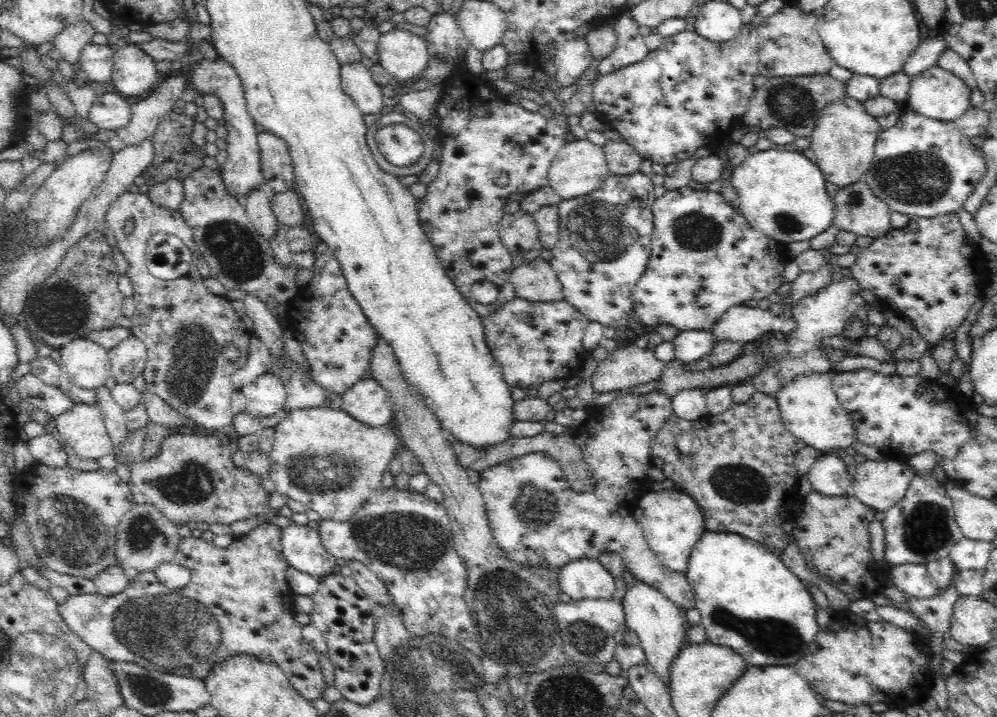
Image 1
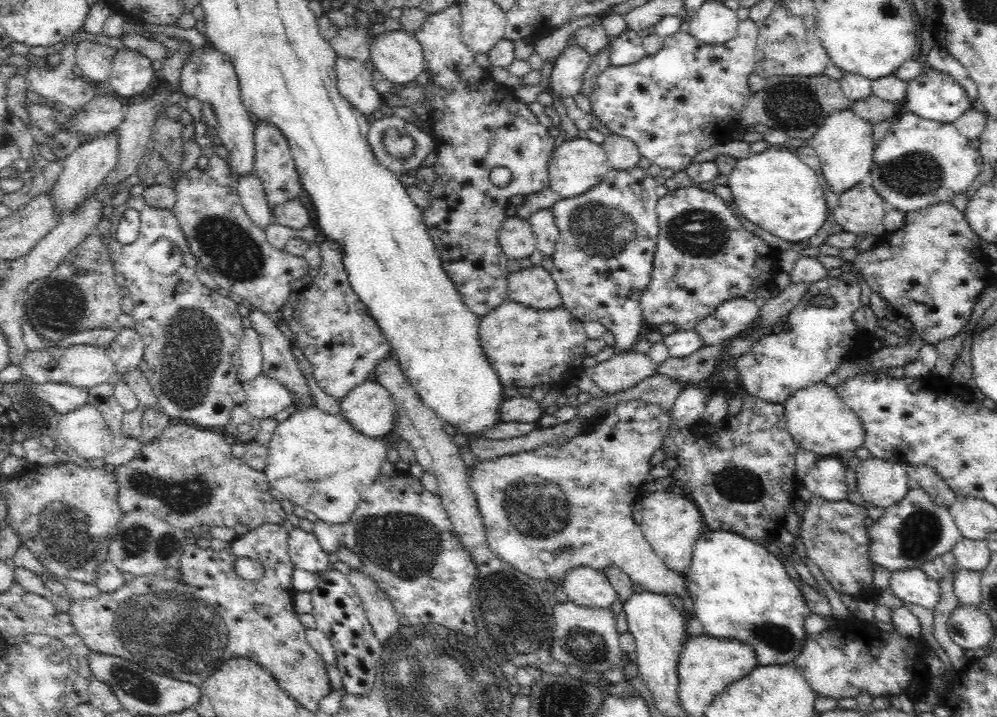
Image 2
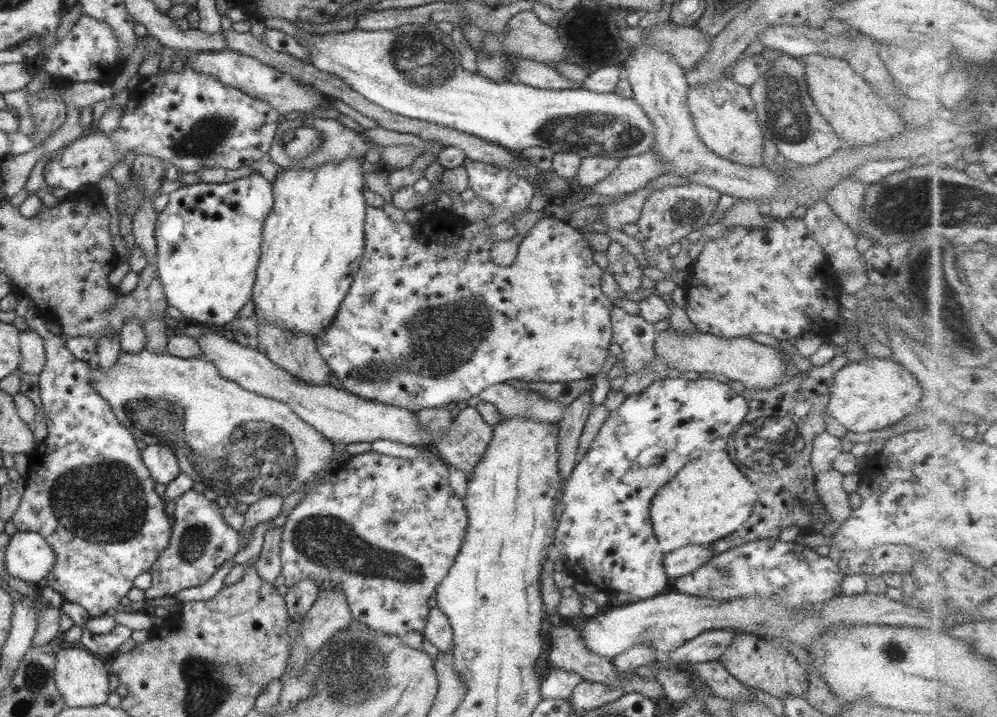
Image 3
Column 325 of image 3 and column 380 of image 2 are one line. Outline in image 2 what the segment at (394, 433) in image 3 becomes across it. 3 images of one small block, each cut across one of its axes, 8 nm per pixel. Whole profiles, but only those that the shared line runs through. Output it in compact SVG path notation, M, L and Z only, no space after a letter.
M362 382L342 400L339 414L366 438L394 436L397 412L391 394L380 383Z

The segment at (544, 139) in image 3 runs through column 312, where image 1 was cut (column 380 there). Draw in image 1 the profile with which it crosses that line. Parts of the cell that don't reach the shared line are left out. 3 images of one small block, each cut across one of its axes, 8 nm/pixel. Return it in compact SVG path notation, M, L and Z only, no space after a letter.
M395 29L381 34L377 54L386 74L408 84L426 69L430 58L422 37Z

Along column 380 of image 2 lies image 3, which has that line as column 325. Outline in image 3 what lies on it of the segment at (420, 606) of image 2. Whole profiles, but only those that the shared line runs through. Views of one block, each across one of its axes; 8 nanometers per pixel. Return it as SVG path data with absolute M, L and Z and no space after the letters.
M425 446L419 447L419 454L411 460L403 460L400 457L383 455L375 451L367 451L362 454L351 455L349 464L336 465L336 467L322 476L306 490L305 494L288 515L282 527L281 543L279 543L280 570L284 578L283 586L288 589L291 585L302 580L312 580L318 590L324 588L338 588L345 597L345 603L349 607L349 613L353 621L362 626L368 626L383 635L389 635L404 639L407 632L419 632L422 634L424 624L429 614L427 601L435 593L435 587L445 578L449 567L458 556L459 549L465 530L467 528L467 517L464 505L448 483L447 465L440 459L439 455Z

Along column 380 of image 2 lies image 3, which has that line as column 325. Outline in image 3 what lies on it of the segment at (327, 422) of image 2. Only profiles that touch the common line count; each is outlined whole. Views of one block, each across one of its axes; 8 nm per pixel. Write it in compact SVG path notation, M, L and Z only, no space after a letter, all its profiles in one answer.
M143 348L136 353L119 353L113 366L106 371L100 369L98 364L89 364L88 383L92 389L110 406L111 412L116 416L119 424L128 429L129 434L134 439L139 439L145 444L164 445L172 449L176 455L176 460L180 466L180 472L188 474L189 479L193 480L193 488L197 488L197 493L214 492L227 498L234 499L237 502L250 505L265 496L287 497L290 493L298 491L301 486L313 486L314 479L319 476L319 472L326 469L326 465L337 456L332 451L332 445L320 432L317 432L313 426L303 422L286 404L278 400L271 400L269 397L261 396L241 388L237 383L225 380L219 376L217 369L213 364L207 362L204 358L177 358L167 353L149 352Z

